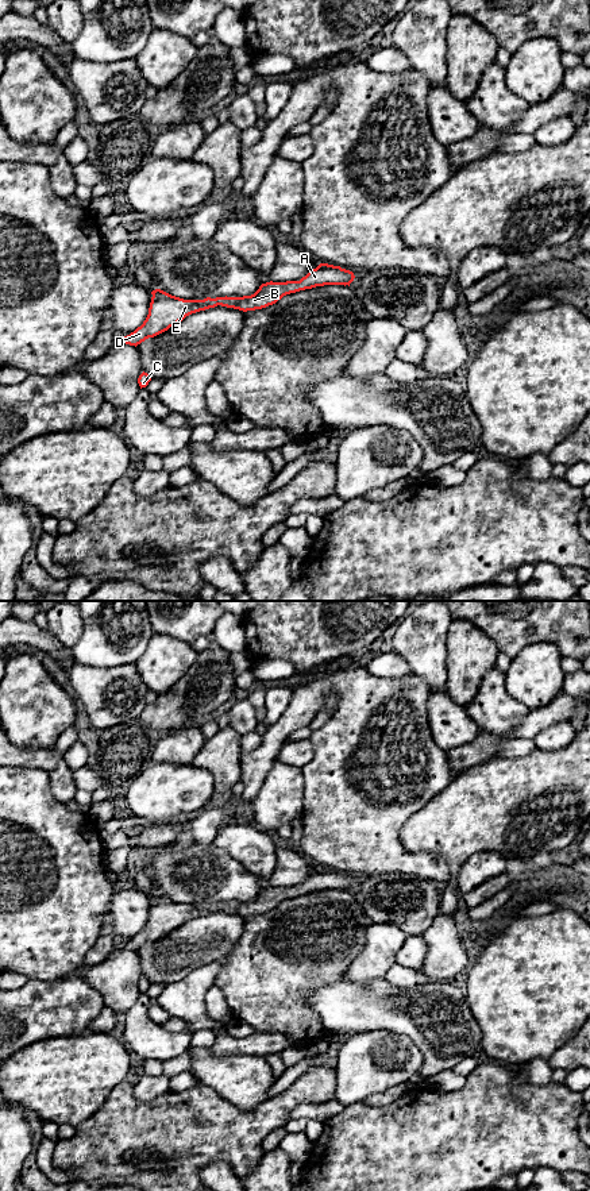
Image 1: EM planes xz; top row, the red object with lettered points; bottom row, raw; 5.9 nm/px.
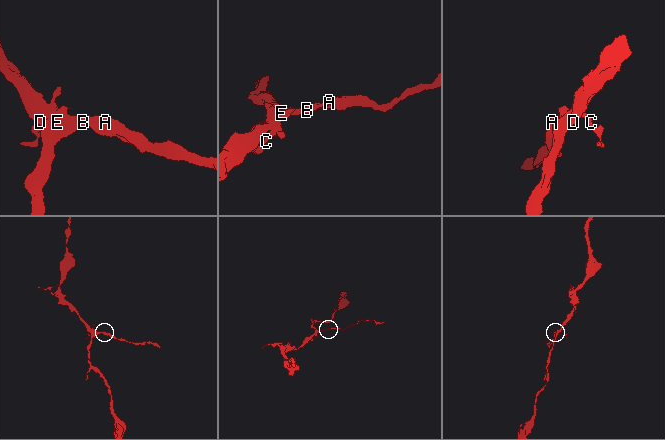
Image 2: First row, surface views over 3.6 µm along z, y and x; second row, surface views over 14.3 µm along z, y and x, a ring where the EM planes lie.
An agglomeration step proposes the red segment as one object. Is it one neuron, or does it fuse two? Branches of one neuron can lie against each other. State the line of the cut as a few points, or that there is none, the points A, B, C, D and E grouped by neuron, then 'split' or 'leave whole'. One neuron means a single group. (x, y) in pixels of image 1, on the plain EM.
cut none; groups A B C D E; leave whole

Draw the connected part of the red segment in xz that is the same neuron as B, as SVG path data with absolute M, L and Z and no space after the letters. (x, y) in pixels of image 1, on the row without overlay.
M320 868L300 886L266 887L251 901L243 902L207 902L204 905L184 905L161 894L151 897L149 920L143 929L127 941L123 948L138 951L149 943L154 943L170 932L182 926L186 921L215 913L217 910L239 914L243 917L262 914L275 909L284 901L324 890L348 890L354 886L352 876L328 868Z

